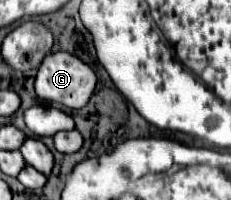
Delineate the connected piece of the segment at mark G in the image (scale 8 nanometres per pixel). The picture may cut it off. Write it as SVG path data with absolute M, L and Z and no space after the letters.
M67 51L49 53L43 59L43 63L37 71L37 79L35 79L35 91L37 91L39 99L55 101L55 103L61 103L69 109L85 107L95 91L95 85L97 85L97 77L93 73L93 69L85 61L81 61L77 55L67 53Z

